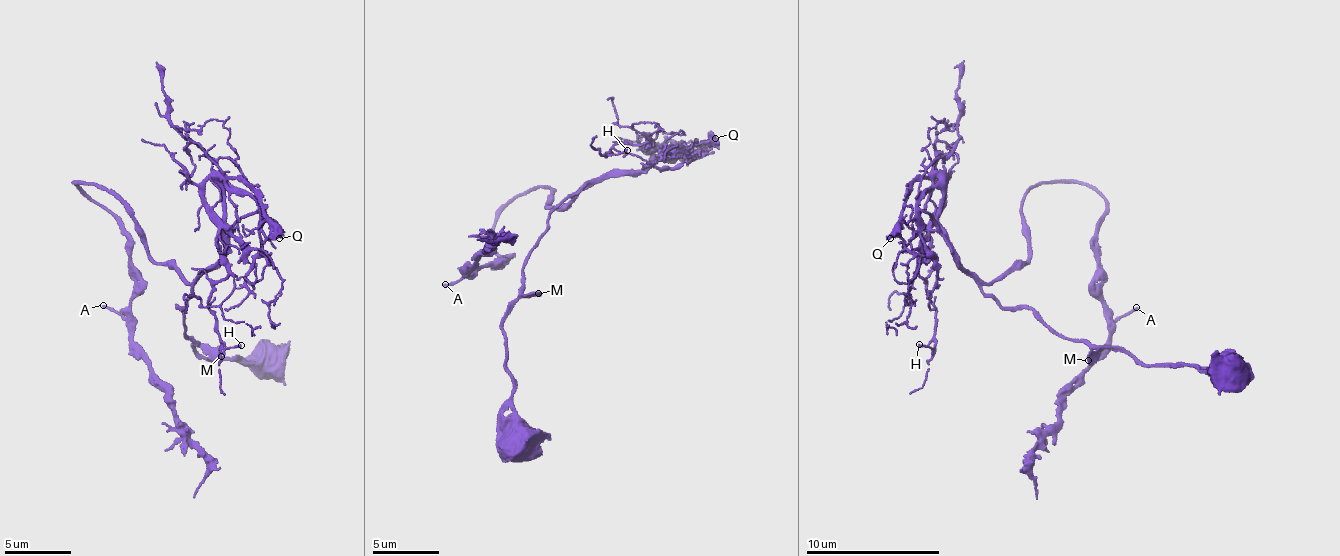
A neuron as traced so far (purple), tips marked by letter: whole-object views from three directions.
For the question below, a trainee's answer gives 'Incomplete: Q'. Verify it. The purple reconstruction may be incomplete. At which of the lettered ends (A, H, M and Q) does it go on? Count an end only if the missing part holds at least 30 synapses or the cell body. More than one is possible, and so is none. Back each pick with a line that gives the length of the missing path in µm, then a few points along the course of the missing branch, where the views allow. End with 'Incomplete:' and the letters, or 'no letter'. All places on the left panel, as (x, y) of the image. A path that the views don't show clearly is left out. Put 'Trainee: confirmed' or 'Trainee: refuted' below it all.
Q: missing 15 µm; course (279, 238), (292, 308), (299, 319), (299, 332), (287, 346), (287, 376), (263, 396), (255, 395)
Incomplete: Q
Trainee: confirmed

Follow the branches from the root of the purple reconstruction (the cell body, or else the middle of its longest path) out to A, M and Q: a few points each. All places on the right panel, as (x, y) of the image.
A: (1025, 197), (1044, 182), (1074, 182), (1098, 189), (1106, 206), (1097, 234), (1099, 298), (1117, 317), (1136, 307)
M: (1025, 197), (1026, 261), (982, 289), (1004, 306), (1033, 309), (1064, 336), (1087, 339), (1096, 353), (1088, 360)
Q: (1025, 197), (1026, 261), (988, 282), (968, 273), (951, 243), (934, 230), (915, 234), (903, 221), (890, 238)

